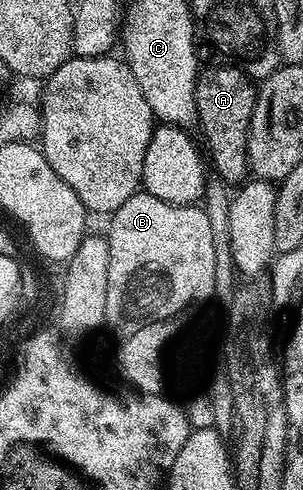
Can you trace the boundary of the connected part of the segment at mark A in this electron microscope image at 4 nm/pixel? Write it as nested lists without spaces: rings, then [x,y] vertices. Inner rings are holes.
[[[227,63],[217,64],[217,69],[203,70],[196,78],[196,116],[204,128],[204,141],[208,144],[210,165],[216,168],[215,176],[225,183],[240,183],[249,172],[247,137],[255,105],[257,86],[243,69]]]

